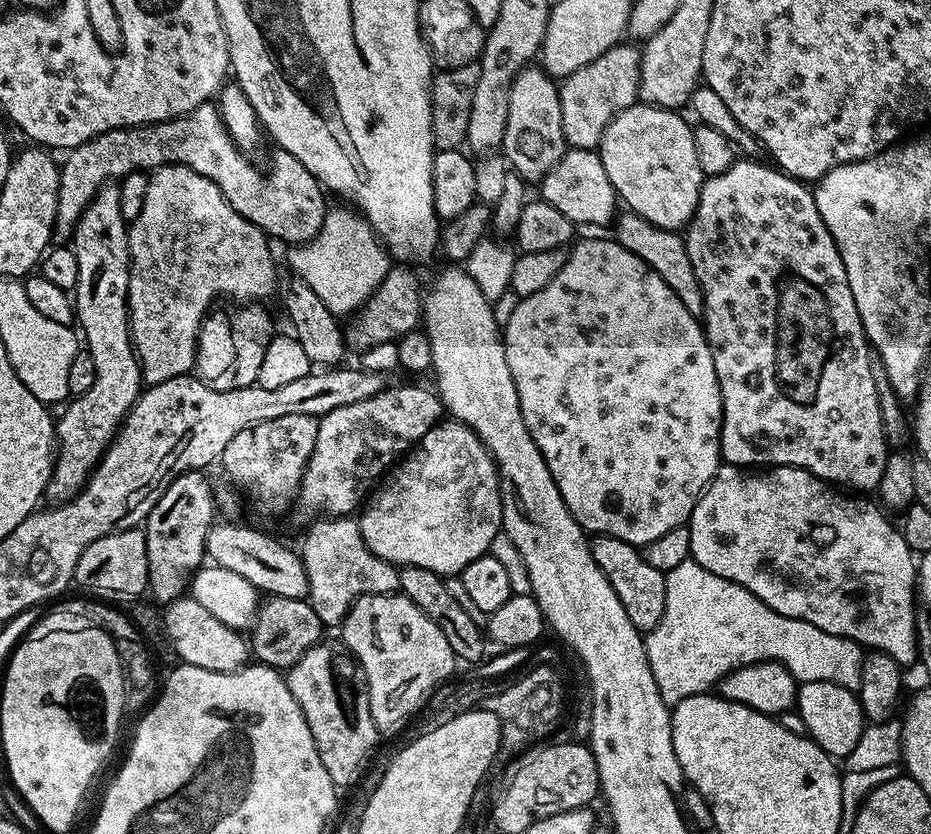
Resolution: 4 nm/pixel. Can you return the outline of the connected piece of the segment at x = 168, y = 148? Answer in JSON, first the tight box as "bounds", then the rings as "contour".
{"bounds":[55,102,330,246],"contour":[[[212,102],[191,108],[188,112],[175,116],[173,120],[160,120],[157,124],[140,124],[136,128],[115,128],[109,132],[103,132],[82,142],[77,148],[71,149],[65,155],[68,157],[60,164],[55,239],[64,242],[71,237],[78,218],[86,210],[94,194],[104,185],[119,182],[132,172],[155,170],[167,164],[181,164],[202,174],[202,178],[210,178],[210,182],[214,182],[214,186],[222,190],[226,202],[230,202],[230,206],[234,206],[234,210],[238,210],[242,218],[258,226],[265,234],[271,234],[273,237],[276,235],[282,243],[288,244],[287,246],[305,244],[318,234],[318,230],[322,230],[324,215],[330,210],[330,204],[324,201],[325,189],[314,178],[314,174],[310,174],[310,170],[306,170],[306,166],[302,166],[298,158],[294,158],[294,154],[281,148],[276,148],[273,153],[268,169],[265,172],[259,172],[248,161],[251,159],[228,137],[228,131],[220,117],[219,107]]]}

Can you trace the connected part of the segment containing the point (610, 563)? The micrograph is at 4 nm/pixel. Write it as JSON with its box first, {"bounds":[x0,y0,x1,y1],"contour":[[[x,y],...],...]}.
{"bounds":[590,535,666,634],"contour":[[[593,535],[590,543],[594,562],[598,562],[598,570],[602,570],[610,586],[614,586],[614,594],[618,594],[618,602],[622,602],[630,622],[634,622],[641,634],[655,630],[666,606],[665,573],[654,570],[654,566],[646,562],[643,551],[637,545],[622,542],[622,538]]]}

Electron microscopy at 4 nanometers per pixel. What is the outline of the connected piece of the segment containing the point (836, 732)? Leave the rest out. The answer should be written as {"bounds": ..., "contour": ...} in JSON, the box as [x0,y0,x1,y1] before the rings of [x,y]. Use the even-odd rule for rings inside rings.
{"bounds":[795,682,866,758],"contour":[[[806,682],[800,684],[796,690],[796,706],[795,715],[800,715],[800,720],[804,723],[803,731],[808,739],[813,740],[827,756],[833,758],[845,758],[854,750],[854,746],[858,744],[864,729],[866,721],[864,711],[860,705],[860,697],[853,689],[846,686],[838,686],[834,682]]]}

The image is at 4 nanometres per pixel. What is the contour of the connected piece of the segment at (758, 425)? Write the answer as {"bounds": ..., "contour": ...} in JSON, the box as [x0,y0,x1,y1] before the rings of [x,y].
{"bounds":[682,158,890,490],"contour":[[[756,158],[737,159],[736,163],[730,166],[730,170],[726,170],[717,176],[709,176],[705,179],[704,185],[702,186],[702,194],[698,198],[698,206],[694,210],[691,220],[688,221],[682,232],[684,245],[686,246],[686,254],[690,254],[690,266],[694,266],[694,274],[698,274],[698,282],[702,286],[702,294],[704,295],[702,327],[704,329],[704,336],[708,340],[708,345],[710,346],[710,354],[714,358],[714,374],[718,378],[720,397],[722,398],[720,459],[725,464],[735,464],[737,466],[756,466],[752,464],[764,464],[760,466],[779,466],[785,464],[786,466],[794,466],[795,468],[804,468],[807,472],[813,472],[818,479],[826,480],[833,486],[843,486],[848,490],[860,490],[856,488],[879,489],[882,470],[886,470],[886,462],[890,455],[890,445],[888,441],[884,439],[884,431],[882,430],[882,410],[880,409],[880,403],[878,402],[878,390],[874,390],[874,374],[872,373],[872,361],[874,356],[870,351],[868,335],[865,334],[864,327],[862,326],[862,318],[858,314],[858,306],[854,302],[854,294],[850,294],[850,282],[846,278],[846,266],[842,262],[842,254],[838,254],[838,246],[834,242],[830,230],[826,230],[826,222],[822,222],[822,214],[818,214],[816,197],[810,191],[809,185],[796,180],[792,176],[786,175],[771,163],[766,162],[766,164],[759,164],[758,161],[752,159]]]}

